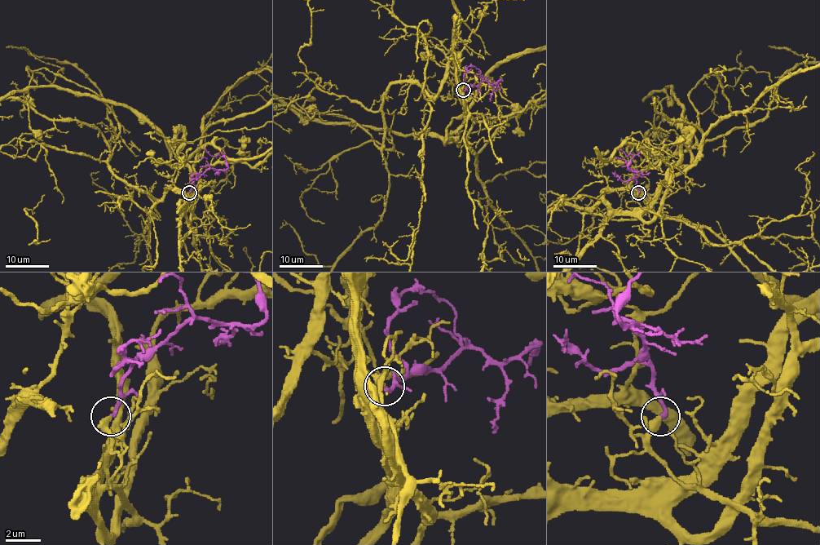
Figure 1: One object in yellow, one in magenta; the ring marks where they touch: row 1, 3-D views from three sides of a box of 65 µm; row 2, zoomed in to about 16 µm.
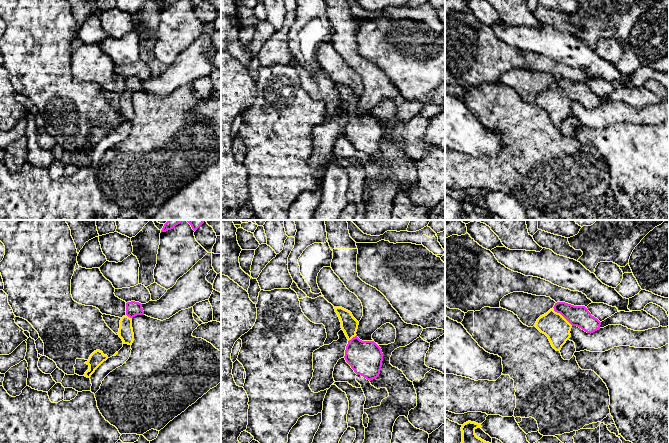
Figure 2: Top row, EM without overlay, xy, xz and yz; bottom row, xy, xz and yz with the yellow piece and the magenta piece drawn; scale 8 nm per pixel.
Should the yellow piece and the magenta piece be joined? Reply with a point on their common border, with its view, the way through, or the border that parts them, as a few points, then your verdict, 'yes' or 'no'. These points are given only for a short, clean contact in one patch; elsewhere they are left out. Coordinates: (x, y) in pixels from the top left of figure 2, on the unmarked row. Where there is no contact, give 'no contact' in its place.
contact yz (561, 91); way yz (552, 100), (561, 91), (579, 92); yes

